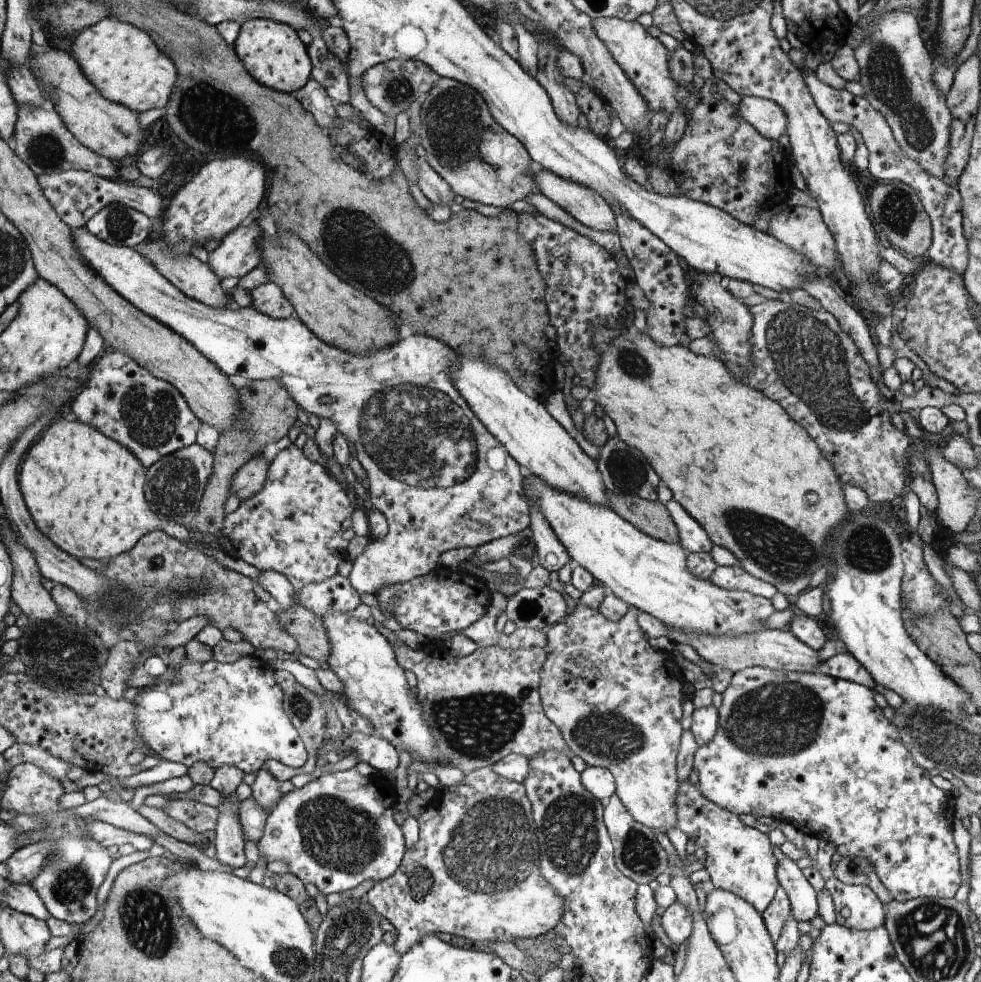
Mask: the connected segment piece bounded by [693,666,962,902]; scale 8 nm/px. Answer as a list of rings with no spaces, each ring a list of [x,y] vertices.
[[[753,666],[736,671],[729,686],[722,693],[723,701],[719,708],[719,730],[707,745],[699,747],[694,755],[693,768],[698,770],[699,789],[705,797],[727,811],[740,814],[752,814],[755,818],[770,816],[793,824],[805,835],[817,836],[819,839],[834,842],[838,854],[844,856],[862,856],[874,864],[882,884],[894,899],[906,902],[910,899],[925,897],[932,899],[954,899],[961,886],[962,872],[958,862],[958,848],[952,836],[953,805],[952,797],[936,787],[927,770],[913,759],[912,753],[900,738],[896,725],[884,717],[884,711],[874,701],[875,690],[867,686],[839,679],[818,672],[781,671],[768,667]]]

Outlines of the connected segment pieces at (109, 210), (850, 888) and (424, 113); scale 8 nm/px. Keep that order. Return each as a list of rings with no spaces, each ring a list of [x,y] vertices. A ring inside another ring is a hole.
[[[120,203],[104,207],[85,226],[108,244],[127,247],[144,242],[152,230],[149,216]]]
[[[831,877],[824,885],[831,892],[839,925],[871,931],[885,923],[883,902],[870,887],[847,885],[836,877]]]
[[[443,77],[427,94],[421,108],[421,145],[426,150],[428,164],[448,181],[456,194],[488,206],[508,208],[513,202],[523,203],[528,194],[540,192],[533,179],[534,161],[525,144],[492,118],[485,98],[477,90]]]

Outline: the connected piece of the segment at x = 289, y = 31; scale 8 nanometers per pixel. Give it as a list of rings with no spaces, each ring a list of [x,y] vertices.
[[[250,19],[241,24],[239,35],[234,42],[235,52],[247,71],[261,85],[283,93],[293,93],[306,86],[310,80],[312,62],[308,50],[292,25],[272,19]]]

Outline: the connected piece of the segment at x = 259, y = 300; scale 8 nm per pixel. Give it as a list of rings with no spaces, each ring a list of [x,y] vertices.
[[[268,282],[257,286],[250,294],[254,304],[252,308],[272,318],[285,319],[295,314],[294,305],[276,283]]]

